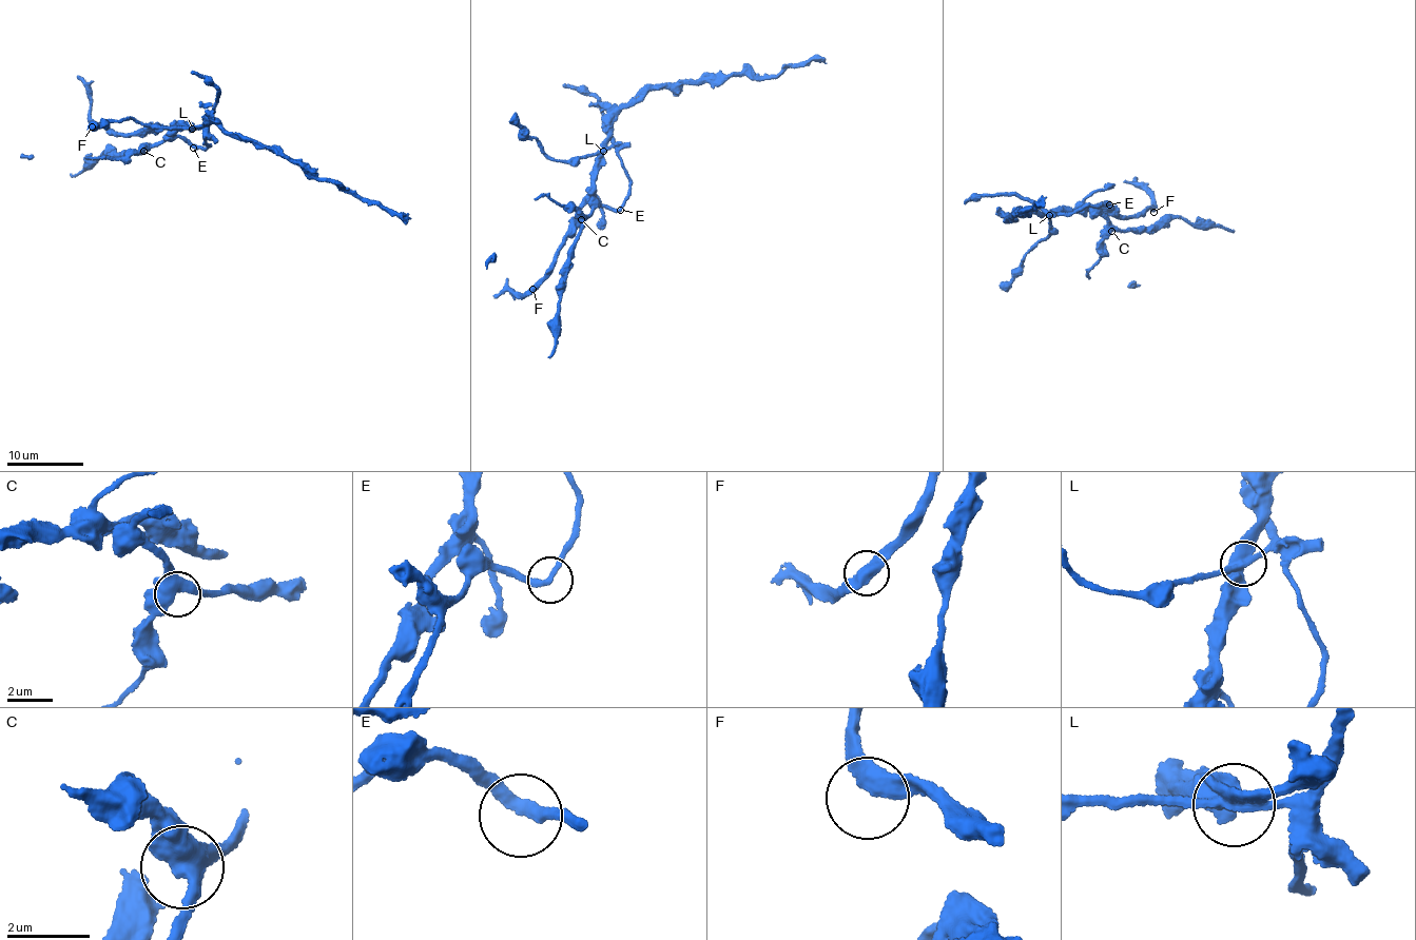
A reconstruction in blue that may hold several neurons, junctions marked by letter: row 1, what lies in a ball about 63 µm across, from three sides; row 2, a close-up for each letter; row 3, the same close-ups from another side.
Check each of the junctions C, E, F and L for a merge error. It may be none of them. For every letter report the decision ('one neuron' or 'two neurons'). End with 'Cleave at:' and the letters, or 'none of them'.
C: one neuron
E: one neuron
F: one neuron
L: two neurons
Cleave at: L

